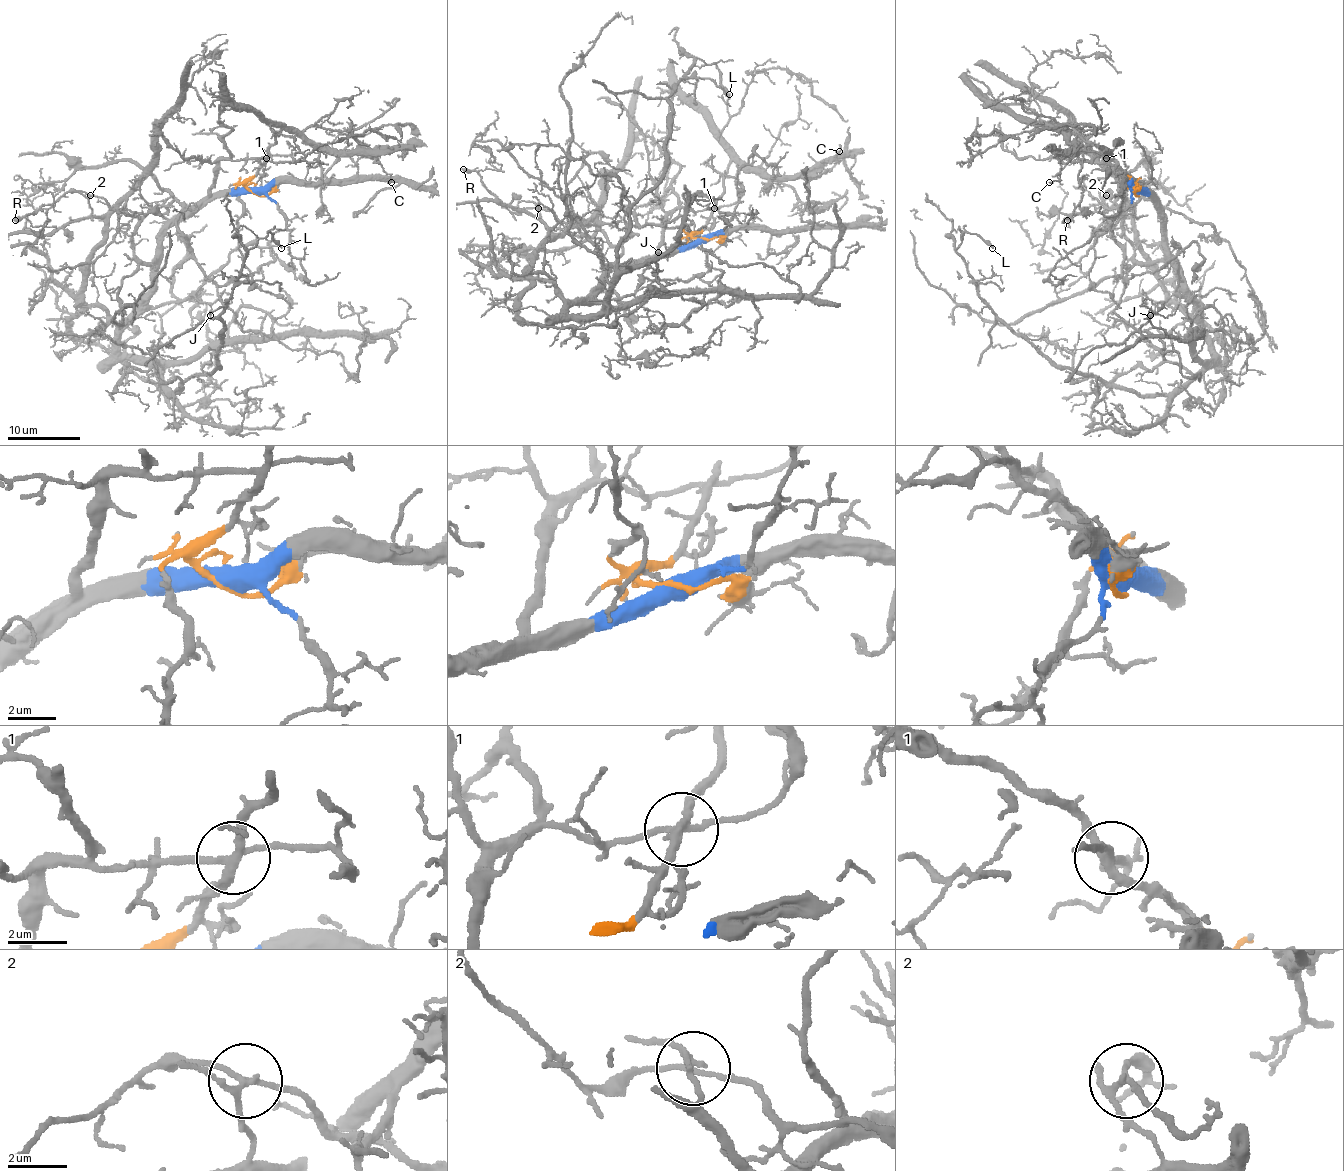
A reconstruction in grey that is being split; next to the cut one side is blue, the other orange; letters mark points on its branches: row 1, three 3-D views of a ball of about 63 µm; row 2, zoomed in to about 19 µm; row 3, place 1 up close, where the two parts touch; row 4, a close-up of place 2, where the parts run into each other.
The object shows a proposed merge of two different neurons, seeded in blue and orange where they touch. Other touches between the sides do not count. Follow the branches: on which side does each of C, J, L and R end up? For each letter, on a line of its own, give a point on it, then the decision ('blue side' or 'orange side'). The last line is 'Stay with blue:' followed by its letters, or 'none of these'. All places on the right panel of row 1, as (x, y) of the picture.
C: at (1049, 182); orange side
J: at (1150, 315); blue side
L: at (992, 248); blue side
R: at (1067, 220); blue side
Stay with blue: J, L, R

